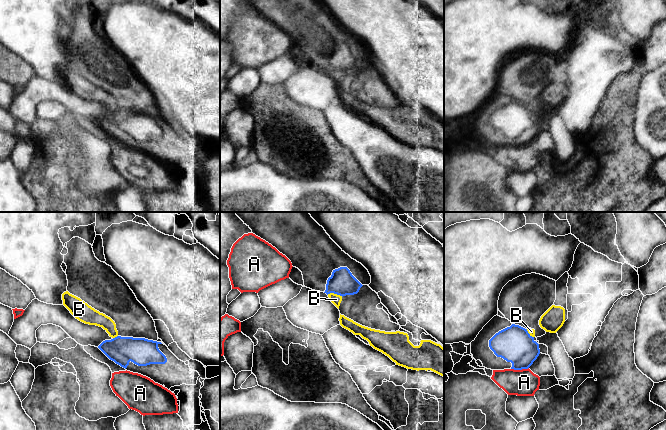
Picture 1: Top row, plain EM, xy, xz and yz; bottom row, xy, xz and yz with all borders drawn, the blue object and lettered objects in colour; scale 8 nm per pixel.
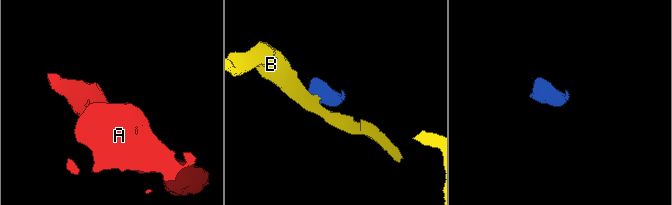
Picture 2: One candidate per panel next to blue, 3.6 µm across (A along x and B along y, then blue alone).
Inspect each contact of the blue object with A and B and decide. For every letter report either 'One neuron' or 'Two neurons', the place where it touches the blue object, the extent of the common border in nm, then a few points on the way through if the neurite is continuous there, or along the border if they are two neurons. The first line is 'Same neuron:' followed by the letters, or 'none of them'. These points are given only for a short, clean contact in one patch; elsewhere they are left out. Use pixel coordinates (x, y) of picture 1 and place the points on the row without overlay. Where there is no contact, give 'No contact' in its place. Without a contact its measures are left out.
Same neuron: none of them
A: Two neurons. Touches blue at yz (519, 145). Shared border 140 nm. Boundary: yz (528, 143), (511, 145)
B: Two neurons. Touches blue at xz (335, 69). Shared border 130 nm. Boundary: xz (327, 70), (334, 69), (342, 72)

